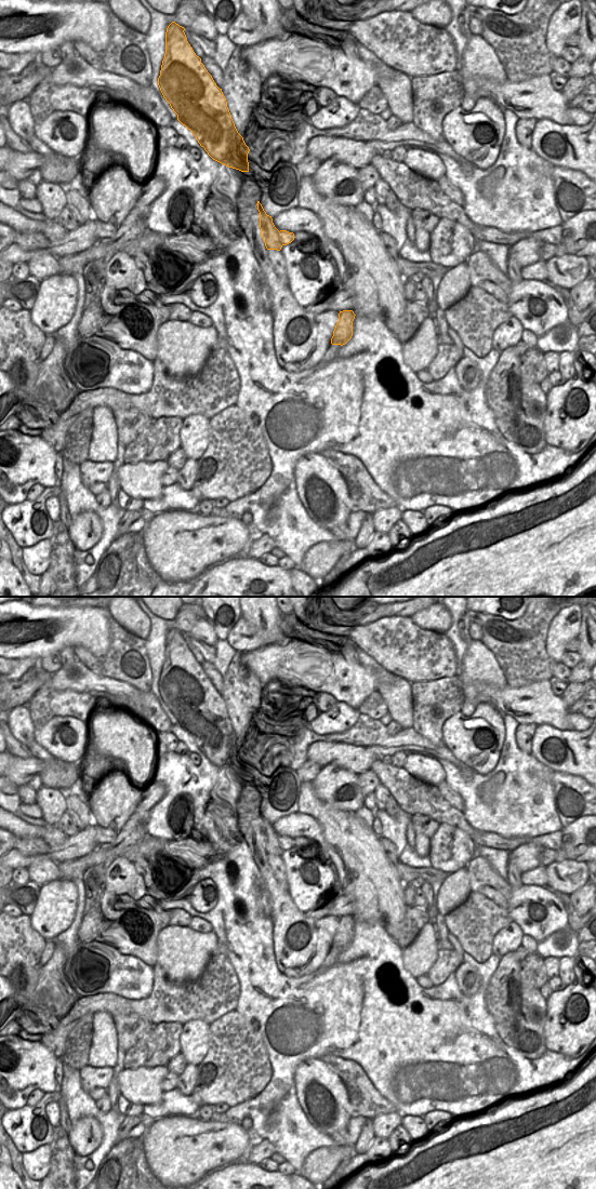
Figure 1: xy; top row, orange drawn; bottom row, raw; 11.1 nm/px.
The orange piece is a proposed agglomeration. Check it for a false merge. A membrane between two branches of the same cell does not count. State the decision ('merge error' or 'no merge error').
merge error

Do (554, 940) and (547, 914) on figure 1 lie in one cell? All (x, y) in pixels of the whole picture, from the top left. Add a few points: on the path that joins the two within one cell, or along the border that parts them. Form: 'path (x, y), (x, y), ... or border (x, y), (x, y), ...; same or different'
border (567, 926), (556, 930), (538, 943); different

